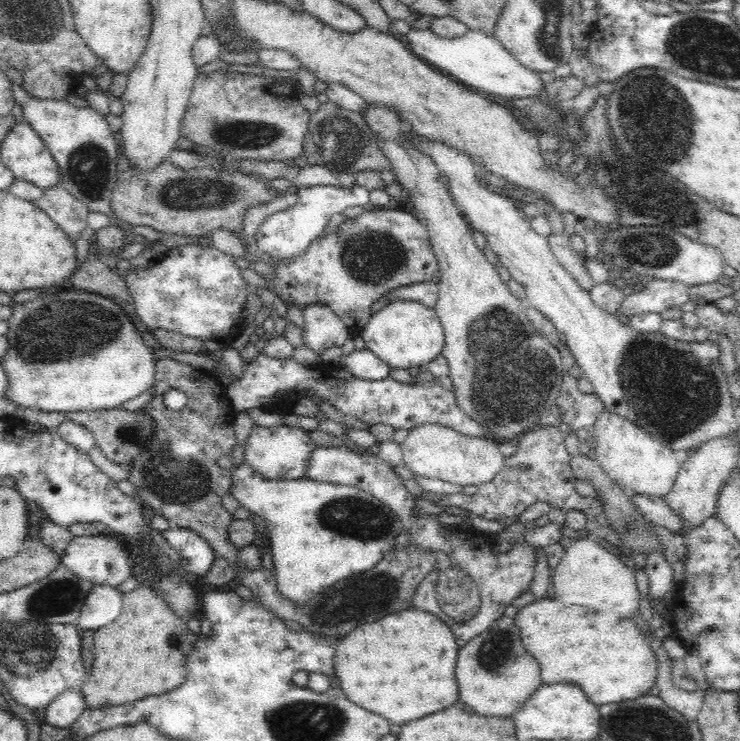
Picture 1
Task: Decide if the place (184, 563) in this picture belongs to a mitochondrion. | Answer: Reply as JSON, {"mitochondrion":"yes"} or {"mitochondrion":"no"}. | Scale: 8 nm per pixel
{"mitochondrion":"no"}

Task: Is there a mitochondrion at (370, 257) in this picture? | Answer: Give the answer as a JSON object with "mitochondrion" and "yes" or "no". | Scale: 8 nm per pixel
{"mitochondrion":"yes"}

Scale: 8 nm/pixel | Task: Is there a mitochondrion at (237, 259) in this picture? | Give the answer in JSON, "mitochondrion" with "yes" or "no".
{"mitochondrion":"no"}

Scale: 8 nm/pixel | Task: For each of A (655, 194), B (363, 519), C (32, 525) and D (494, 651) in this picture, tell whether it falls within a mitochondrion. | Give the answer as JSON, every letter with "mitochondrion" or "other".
{"A":"mitochondrion","B":"mitochondrion","C":"other","D":"mitochondrion"}

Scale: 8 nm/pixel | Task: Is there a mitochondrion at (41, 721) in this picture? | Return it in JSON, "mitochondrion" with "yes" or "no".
{"mitochondrion":"no"}

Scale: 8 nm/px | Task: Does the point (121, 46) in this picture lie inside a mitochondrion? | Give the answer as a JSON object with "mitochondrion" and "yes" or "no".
{"mitochondrion":"no"}

